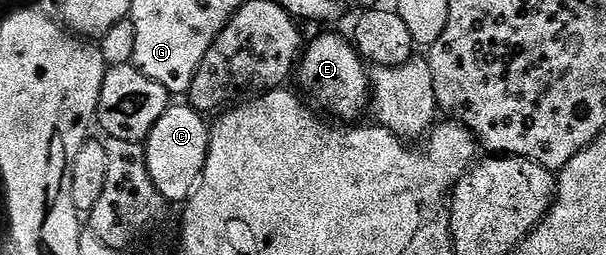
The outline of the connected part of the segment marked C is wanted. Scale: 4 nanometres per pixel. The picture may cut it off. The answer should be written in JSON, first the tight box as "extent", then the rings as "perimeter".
{"extent":[143,104,210,203],"perimeter":[[[188,104],[170,105],[163,116],[159,116],[155,128],[151,128],[149,137],[143,143],[145,159],[151,172],[151,180],[165,197],[166,203],[184,203],[197,189],[209,155],[210,133],[210,123]]]}

